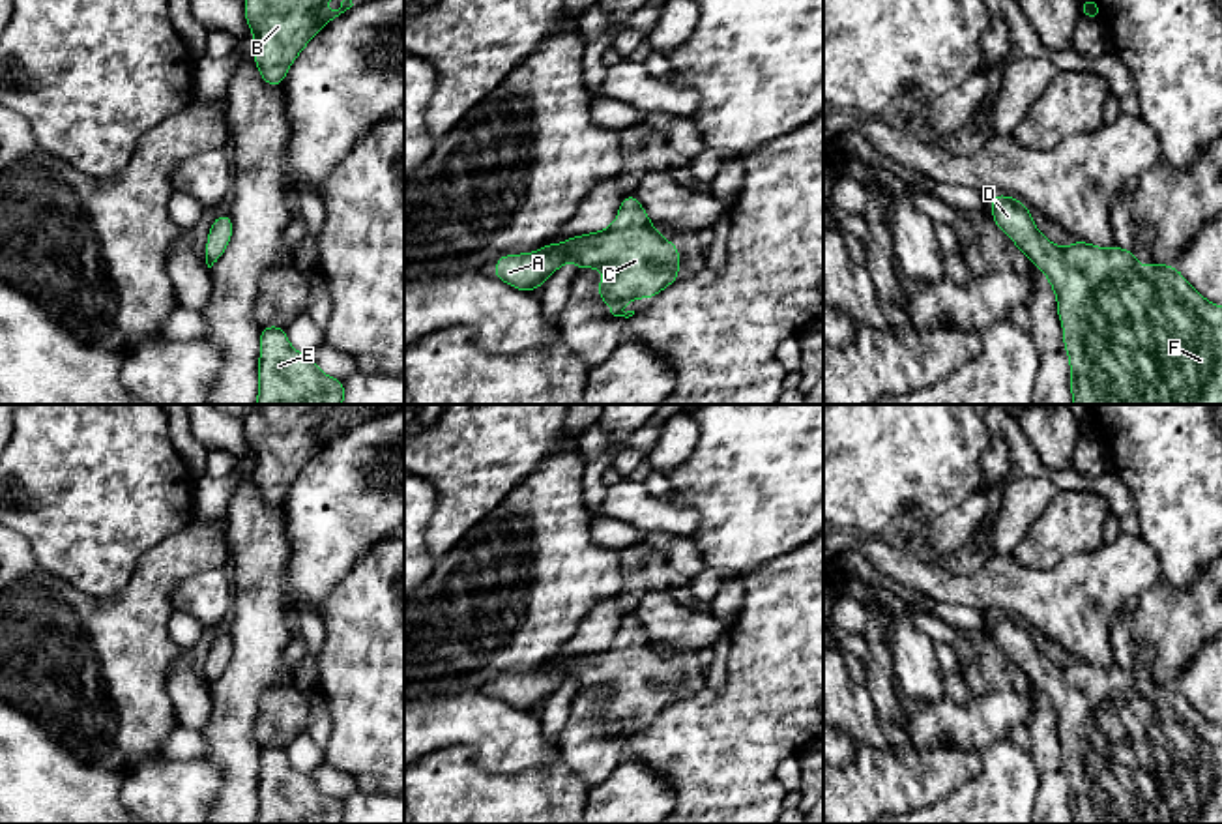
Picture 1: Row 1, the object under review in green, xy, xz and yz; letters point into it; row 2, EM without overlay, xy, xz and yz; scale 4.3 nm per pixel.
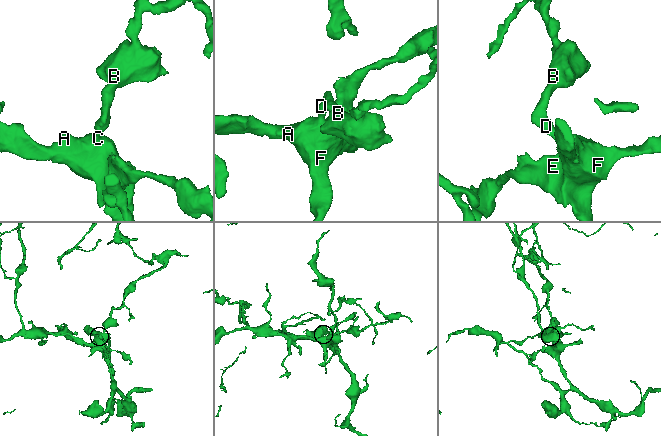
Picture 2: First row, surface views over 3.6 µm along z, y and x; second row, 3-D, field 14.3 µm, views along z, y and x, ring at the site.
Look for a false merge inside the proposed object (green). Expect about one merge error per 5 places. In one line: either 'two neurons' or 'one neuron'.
one neuron

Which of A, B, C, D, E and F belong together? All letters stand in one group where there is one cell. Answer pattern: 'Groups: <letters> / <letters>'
Groups: A B C D E F

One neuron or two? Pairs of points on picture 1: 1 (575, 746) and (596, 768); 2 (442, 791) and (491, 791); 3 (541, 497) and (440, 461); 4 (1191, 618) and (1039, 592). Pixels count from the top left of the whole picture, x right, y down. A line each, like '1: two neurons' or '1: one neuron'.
1: one neuron
2: one neuron
3: two neurons
4: two neurons

